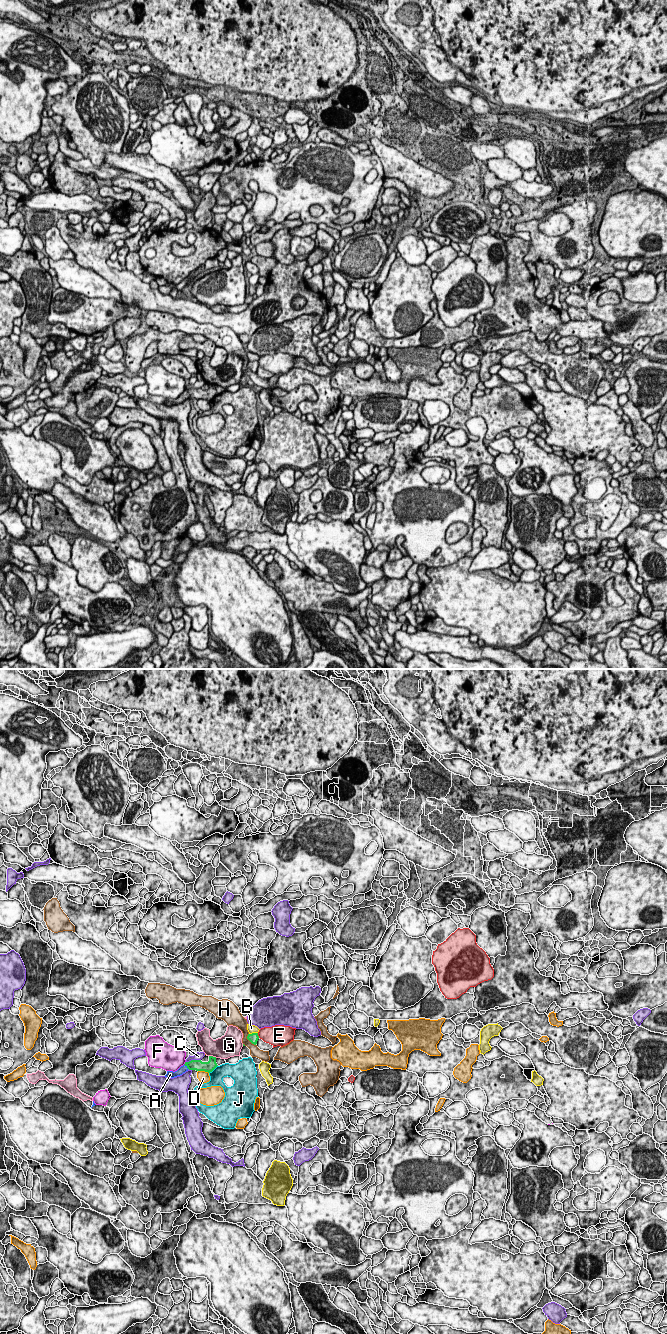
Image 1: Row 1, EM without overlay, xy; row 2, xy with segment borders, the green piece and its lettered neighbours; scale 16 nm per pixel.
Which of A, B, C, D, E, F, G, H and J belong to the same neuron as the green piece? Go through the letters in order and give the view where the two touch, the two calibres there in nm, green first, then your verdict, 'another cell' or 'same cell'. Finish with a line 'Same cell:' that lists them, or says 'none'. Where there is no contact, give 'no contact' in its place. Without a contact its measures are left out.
A: xy | 180/120 nm | same cell
B: xy | 160/130 nm | another cell
C: xy | 180/130 nm | another cell
D: xy | 180/170 nm | another cell
E: xy | 160/280 nm | another cell
F: xy | 180/400 nm | another cell
G: xy | 170/340 nm | another cell
H: xy | 160/160 nm | another cell
J: xy | 180/220 nm | another cell
Same cell: A

